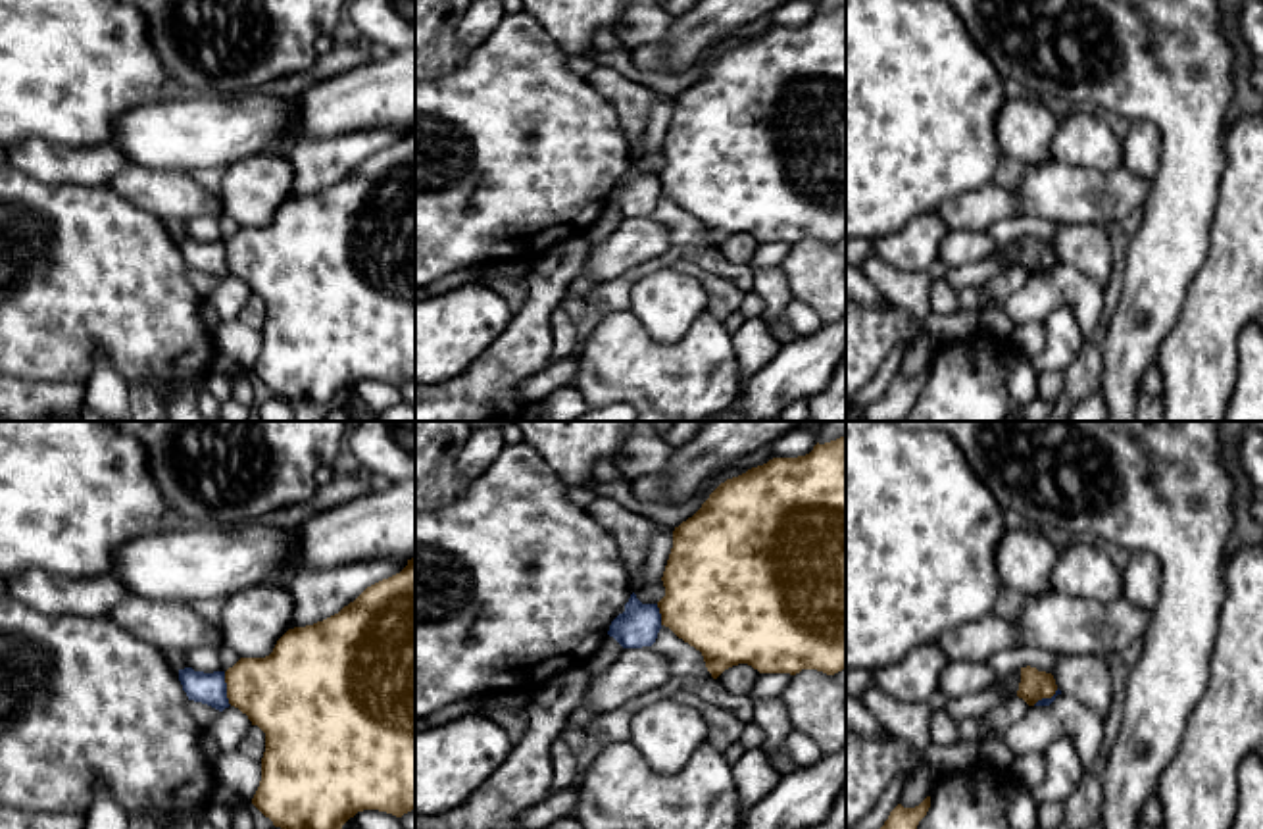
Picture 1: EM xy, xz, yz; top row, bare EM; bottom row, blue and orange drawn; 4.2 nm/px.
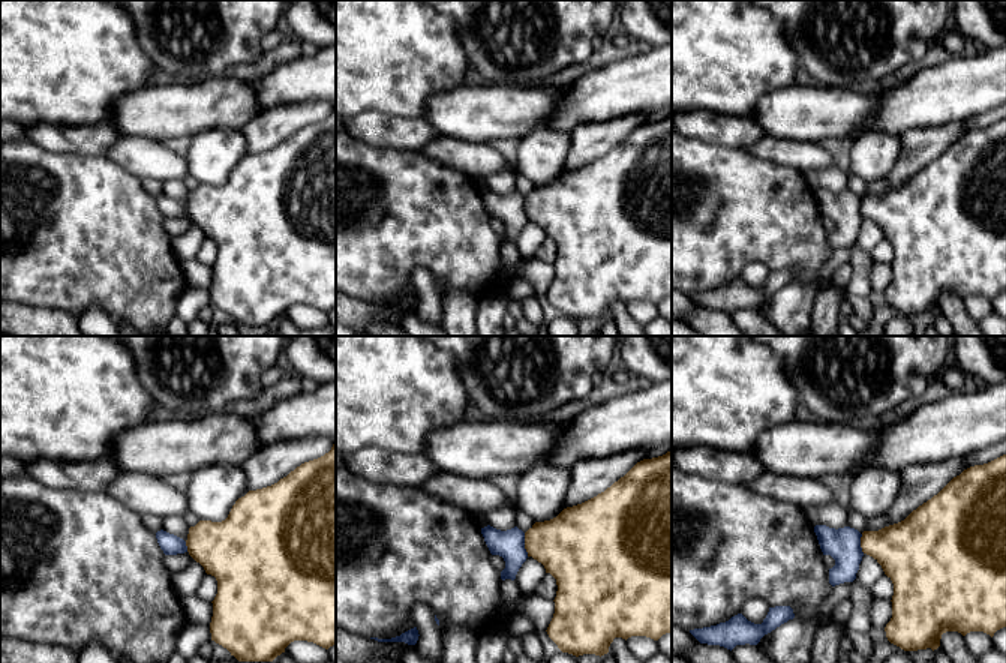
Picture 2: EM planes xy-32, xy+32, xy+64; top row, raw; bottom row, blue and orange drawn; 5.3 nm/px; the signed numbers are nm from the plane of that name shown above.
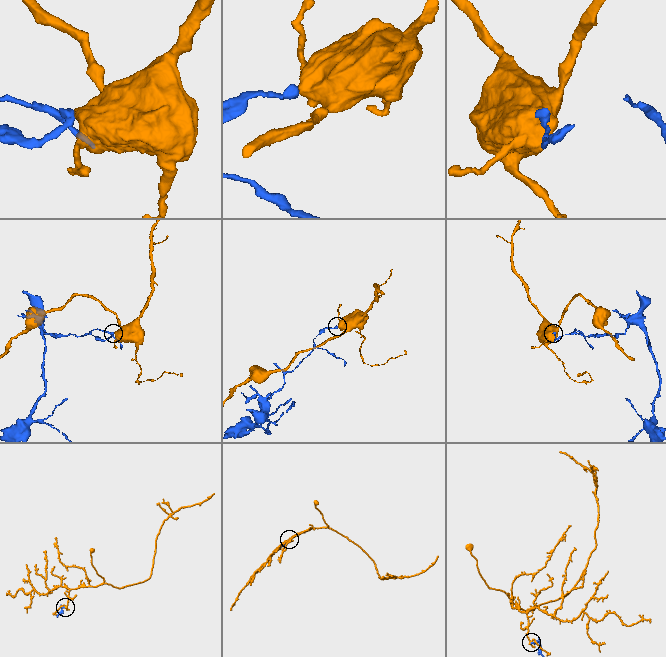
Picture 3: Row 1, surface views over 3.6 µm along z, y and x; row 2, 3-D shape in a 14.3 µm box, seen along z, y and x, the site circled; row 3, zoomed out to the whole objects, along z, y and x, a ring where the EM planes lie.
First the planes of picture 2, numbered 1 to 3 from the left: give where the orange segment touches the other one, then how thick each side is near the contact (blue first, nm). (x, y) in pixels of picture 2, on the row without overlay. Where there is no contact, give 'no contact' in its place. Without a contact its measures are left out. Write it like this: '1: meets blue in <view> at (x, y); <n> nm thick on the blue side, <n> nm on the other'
1: meets blue in xy-32 at (186, 210); 110 nm thick on the blue side, 340 nm on the other
2: meets blue in xy+32 at (523, 209); 160 nm thick on the blue side, 360 nm on the other
3: meets blue in xy+64 at (859, 207); 180 nm thick on the blue side, 300 nm on the other

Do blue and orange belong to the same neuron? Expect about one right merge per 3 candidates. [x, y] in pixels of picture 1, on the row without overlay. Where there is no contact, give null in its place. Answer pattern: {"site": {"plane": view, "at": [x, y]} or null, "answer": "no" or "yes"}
{"site": {"plane": "xy", "at": [225, 258]}, "answer": "no"}

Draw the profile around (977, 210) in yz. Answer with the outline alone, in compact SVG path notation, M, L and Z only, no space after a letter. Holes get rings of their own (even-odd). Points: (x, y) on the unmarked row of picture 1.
M988 185L946 200L936 214L950 231L986 231L992 223L1021 215L1015 190Z

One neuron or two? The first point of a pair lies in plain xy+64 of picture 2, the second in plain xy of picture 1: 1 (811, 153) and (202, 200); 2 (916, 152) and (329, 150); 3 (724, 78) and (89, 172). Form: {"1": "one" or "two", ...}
{"1": "one", "2": "one", "3": "two"}

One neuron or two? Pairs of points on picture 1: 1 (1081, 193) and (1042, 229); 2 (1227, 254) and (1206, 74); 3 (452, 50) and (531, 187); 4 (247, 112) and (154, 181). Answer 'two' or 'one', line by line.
1: two
2: two
3: two
4: two

